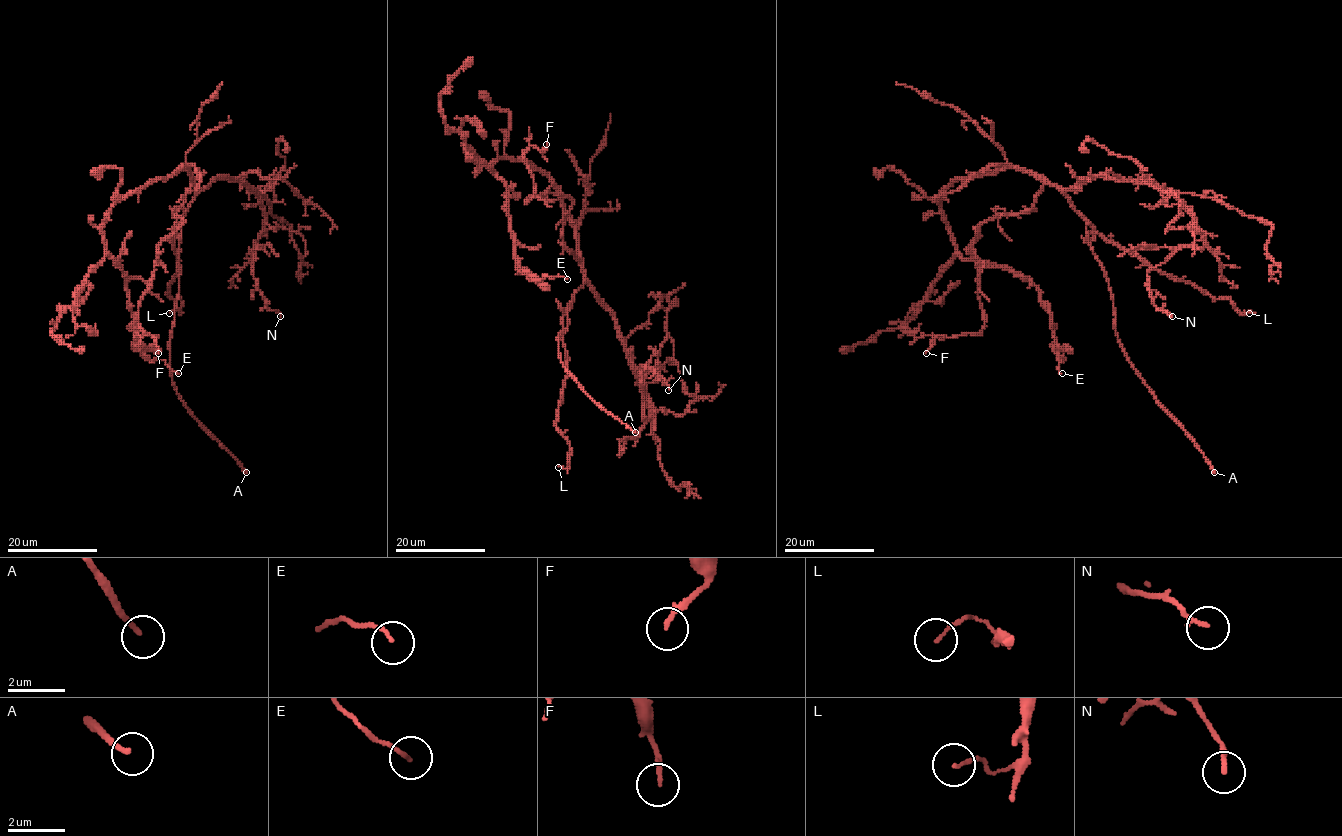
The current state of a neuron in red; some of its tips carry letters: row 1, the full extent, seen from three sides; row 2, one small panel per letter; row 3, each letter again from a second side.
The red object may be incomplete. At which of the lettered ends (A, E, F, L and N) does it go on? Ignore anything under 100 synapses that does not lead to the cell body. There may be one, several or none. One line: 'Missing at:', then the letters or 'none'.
Missing at: A

